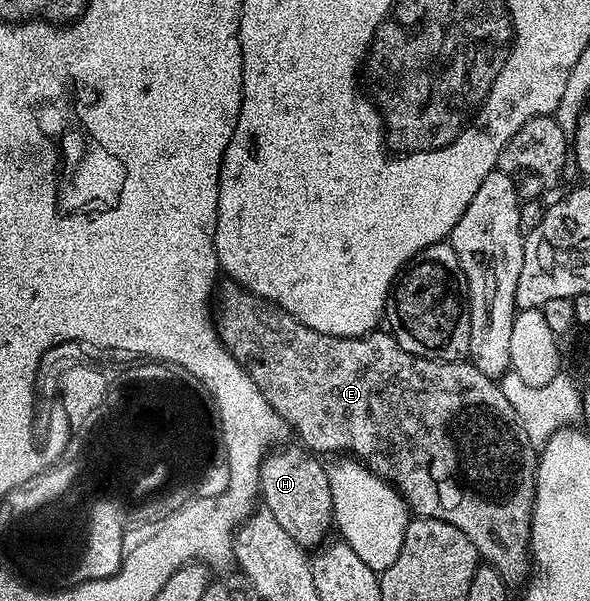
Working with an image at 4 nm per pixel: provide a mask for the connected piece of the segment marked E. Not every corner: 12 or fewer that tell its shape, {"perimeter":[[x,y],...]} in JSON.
{"perimeter":[[232,281],[218,339],[282,424],[531,571],[539,455],[498,380]]}

